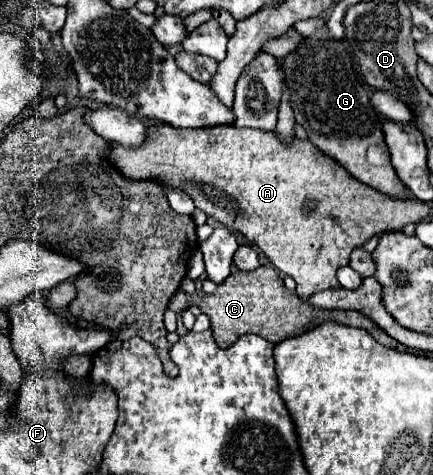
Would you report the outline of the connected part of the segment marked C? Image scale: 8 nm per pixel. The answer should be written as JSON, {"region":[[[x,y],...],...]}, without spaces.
{"region":[[[259,266],[253,272],[233,272],[223,284],[217,286],[213,294],[205,292],[193,292],[193,294],[175,294],[169,302],[169,308],[173,310],[175,306],[185,306],[185,304],[197,304],[211,320],[211,330],[215,334],[215,340],[221,348],[229,348],[233,342],[237,342],[239,336],[243,334],[261,334],[265,340],[277,344],[289,336],[297,336],[307,332],[309,328],[315,328],[315,324],[333,320],[345,326],[357,326],[367,330],[379,344],[397,348],[399,344],[385,334],[373,320],[365,318],[361,312],[355,310],[321,310],[311,304],[305,304],[299,300],[295,292],[289,292],[279,278],[277,270],[273,266]]]}

